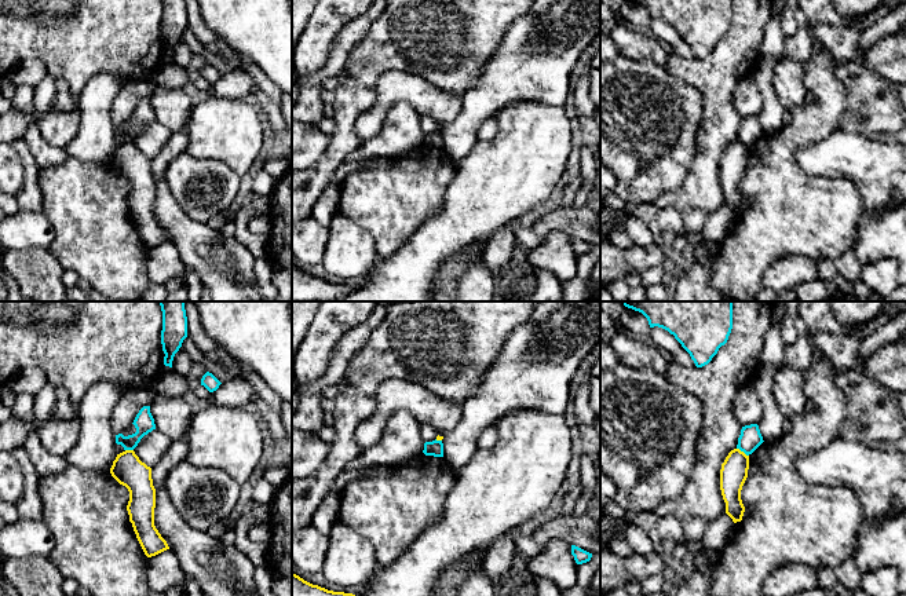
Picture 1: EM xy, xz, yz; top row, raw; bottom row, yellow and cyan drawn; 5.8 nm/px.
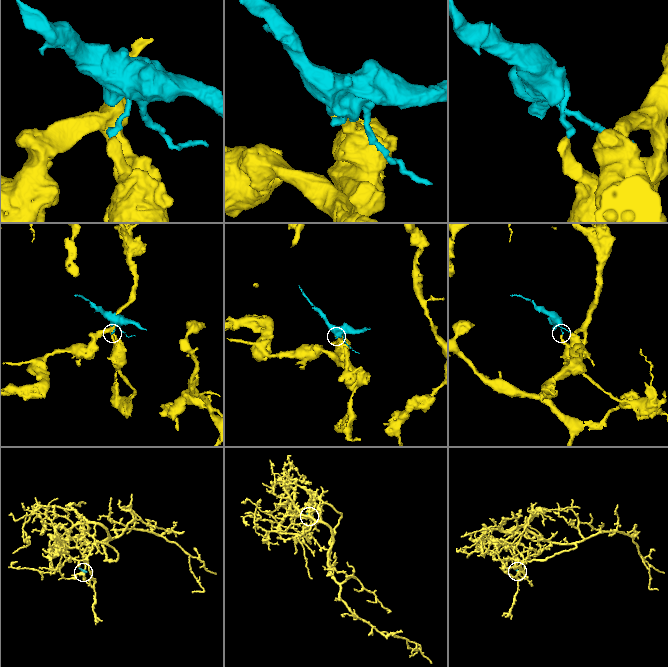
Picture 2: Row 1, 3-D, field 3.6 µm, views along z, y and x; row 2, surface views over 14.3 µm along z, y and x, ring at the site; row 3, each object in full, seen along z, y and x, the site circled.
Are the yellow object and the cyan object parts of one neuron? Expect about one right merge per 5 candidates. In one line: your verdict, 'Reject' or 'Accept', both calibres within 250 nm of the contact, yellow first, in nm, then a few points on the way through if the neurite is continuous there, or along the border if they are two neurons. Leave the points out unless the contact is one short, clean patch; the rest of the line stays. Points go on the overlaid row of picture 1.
Reject. Thickness 160 nm (yellow) against 130 nm. Boundary: yz (737, 448), (748, 456)

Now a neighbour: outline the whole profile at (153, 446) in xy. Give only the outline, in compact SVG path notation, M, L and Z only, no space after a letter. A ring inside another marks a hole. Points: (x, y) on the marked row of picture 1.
M157 429L145 435L134 449L142 462L153 468L167 454L172 440Z

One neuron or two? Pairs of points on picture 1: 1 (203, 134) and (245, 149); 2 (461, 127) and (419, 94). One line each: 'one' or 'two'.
1: one
2: two

